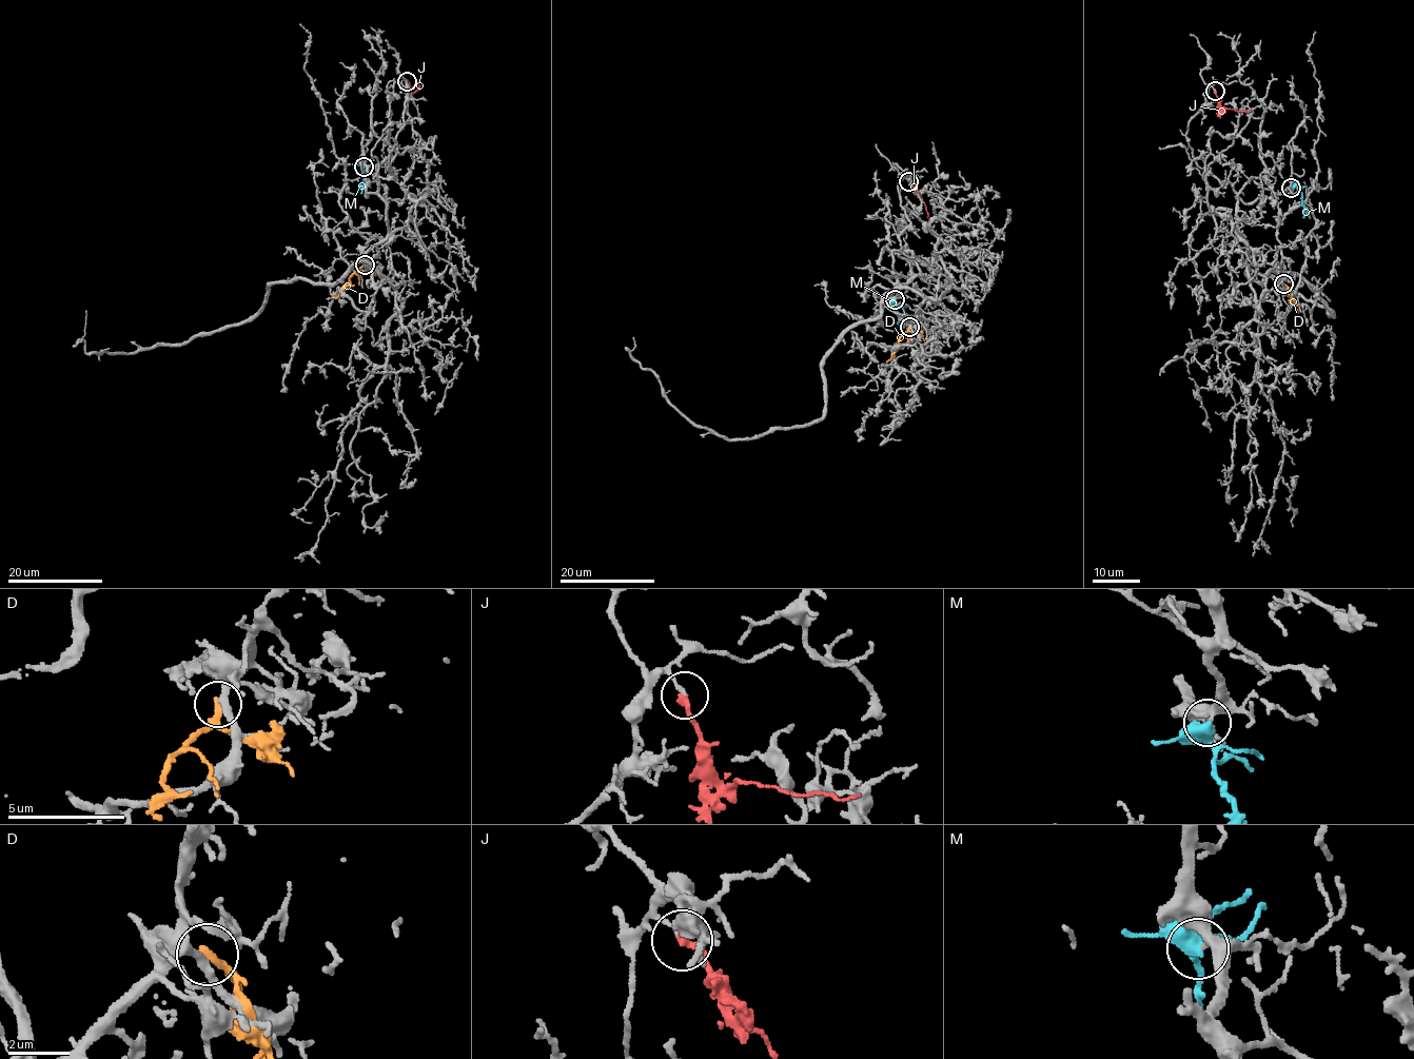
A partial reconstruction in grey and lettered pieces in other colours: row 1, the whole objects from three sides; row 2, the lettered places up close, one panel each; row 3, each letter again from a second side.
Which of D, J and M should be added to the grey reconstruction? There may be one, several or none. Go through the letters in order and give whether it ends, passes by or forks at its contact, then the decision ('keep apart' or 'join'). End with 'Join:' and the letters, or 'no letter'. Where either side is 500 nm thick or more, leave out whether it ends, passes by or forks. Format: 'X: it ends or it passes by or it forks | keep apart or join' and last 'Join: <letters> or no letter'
D: it passes by | keep apart
J: it ends | keep apart
M: join
Join: M

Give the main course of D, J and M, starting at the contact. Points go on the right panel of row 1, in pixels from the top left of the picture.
D: (1283, 282), (1296, 311), (1300, 311)
J: (1215, 91), (1218, 103), (1223, 109), (1251, 111)
M: (1292, 188), (1295, 187), (1301, 194), (1303, 217)

